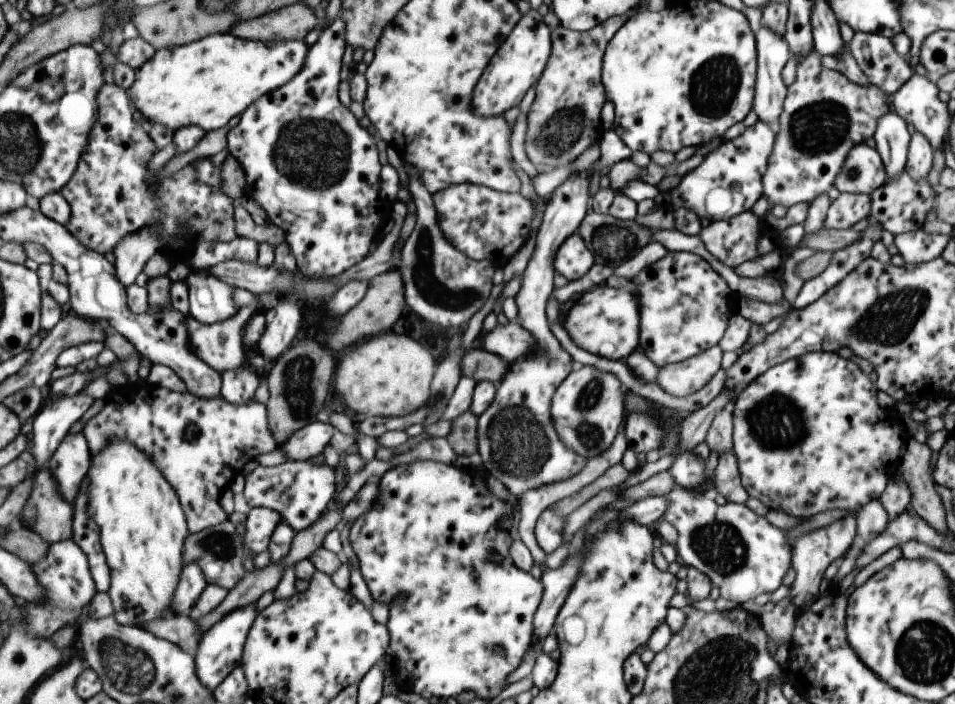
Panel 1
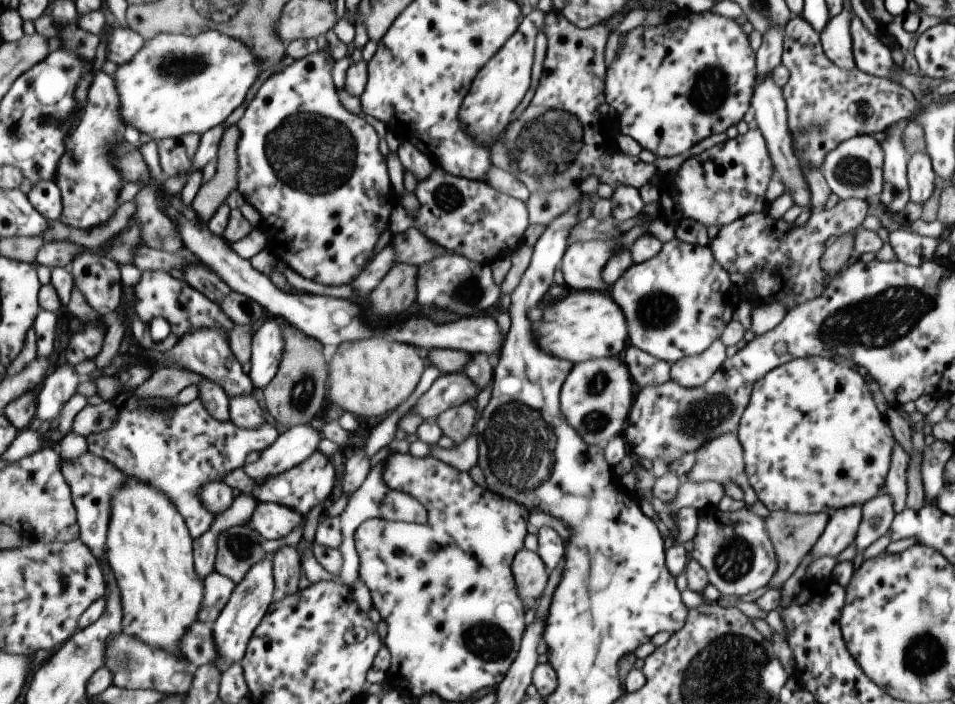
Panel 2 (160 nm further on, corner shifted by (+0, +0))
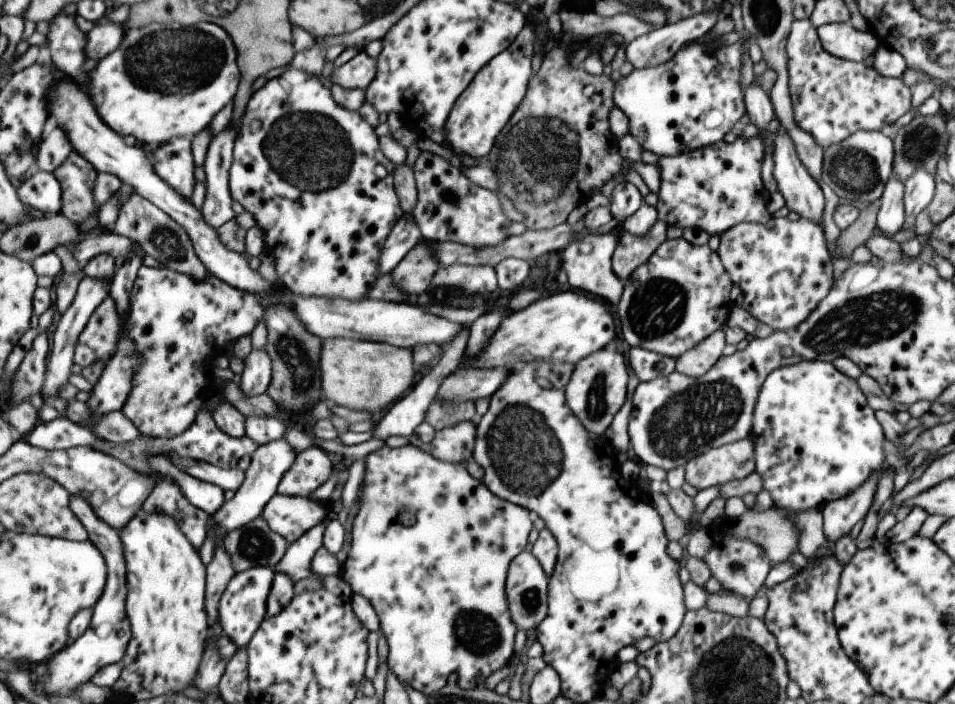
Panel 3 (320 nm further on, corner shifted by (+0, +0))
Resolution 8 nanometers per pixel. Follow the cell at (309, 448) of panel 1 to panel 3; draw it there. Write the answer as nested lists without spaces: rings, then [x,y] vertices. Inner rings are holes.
[[[285,439],[270,442],[260,446],[255,453],[251,455],[251,463],[246,470],[246,479],[235,496],[227,503],[224,503],[214,514],[211,521],[214,522],[214,528],[209,529],[208,539],[200,548],[200,554],[206,566],[213,560],[215,552],[215,543],[221,538],[225,538],[232,530],[245,526],[248,522],[255,520],[258,516],[264,514],[267,503],[278,493],[279,485],[288,470],[291,470],[297,455],[295,450],[289,446]]]

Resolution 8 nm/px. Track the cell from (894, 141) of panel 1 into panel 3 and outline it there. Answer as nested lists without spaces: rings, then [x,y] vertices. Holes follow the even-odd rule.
[[[887,179],[883,192],[878,198],[878,211],[876,212],[876,226],[879,234],[887,237],[902,230],[904,223],[904,208],[902,194],[904,186],[897,179]]]

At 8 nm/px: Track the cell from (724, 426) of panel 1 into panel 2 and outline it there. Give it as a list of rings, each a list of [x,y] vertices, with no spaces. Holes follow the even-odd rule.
[[[735,433],[718,436],[702,444],[693,453],[694,463],[686,474],[687,481],[735,483],[743,491],[742,500],[746,505],[758,500],[749,486],[744,471],[742,448]]]

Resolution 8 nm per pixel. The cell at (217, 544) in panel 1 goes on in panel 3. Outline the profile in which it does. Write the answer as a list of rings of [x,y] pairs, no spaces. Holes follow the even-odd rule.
[[[263,515],[224,538],[237,573],[253,567],[276,567],[289,548],[287,544],[287,538],[275,532]]]

